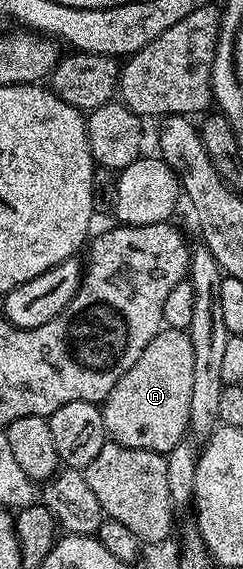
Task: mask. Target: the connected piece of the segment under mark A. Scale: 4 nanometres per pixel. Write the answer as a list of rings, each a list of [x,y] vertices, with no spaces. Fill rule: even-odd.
[[[163,328],[144,348],[140,360],[116,380],[112,392],[108,392],[105,402],[101,403],[102,419],[109,431],[109,441],[124,448],[140,448],[157,454],[169,454],[176,444],[187,437],[190,428],[190,409],[192,408],[192,340],[185,330]]]

